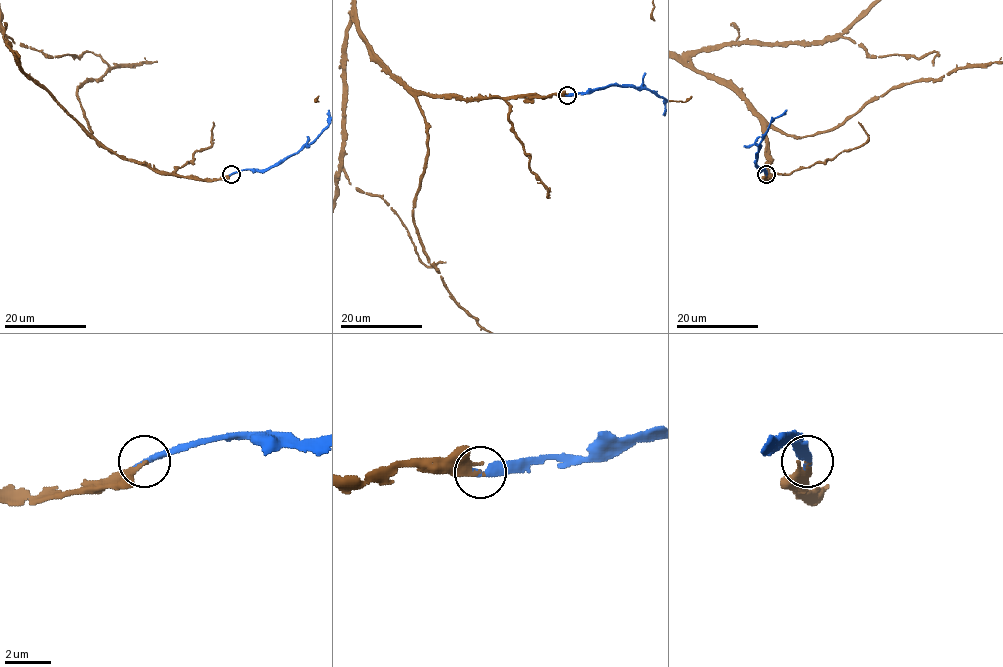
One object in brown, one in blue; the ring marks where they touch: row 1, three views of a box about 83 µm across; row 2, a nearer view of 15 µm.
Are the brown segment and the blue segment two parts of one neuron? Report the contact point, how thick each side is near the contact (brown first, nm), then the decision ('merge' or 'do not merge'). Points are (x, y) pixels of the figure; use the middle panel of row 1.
place (567, 95); calibres 180 and 340 nm; merge

